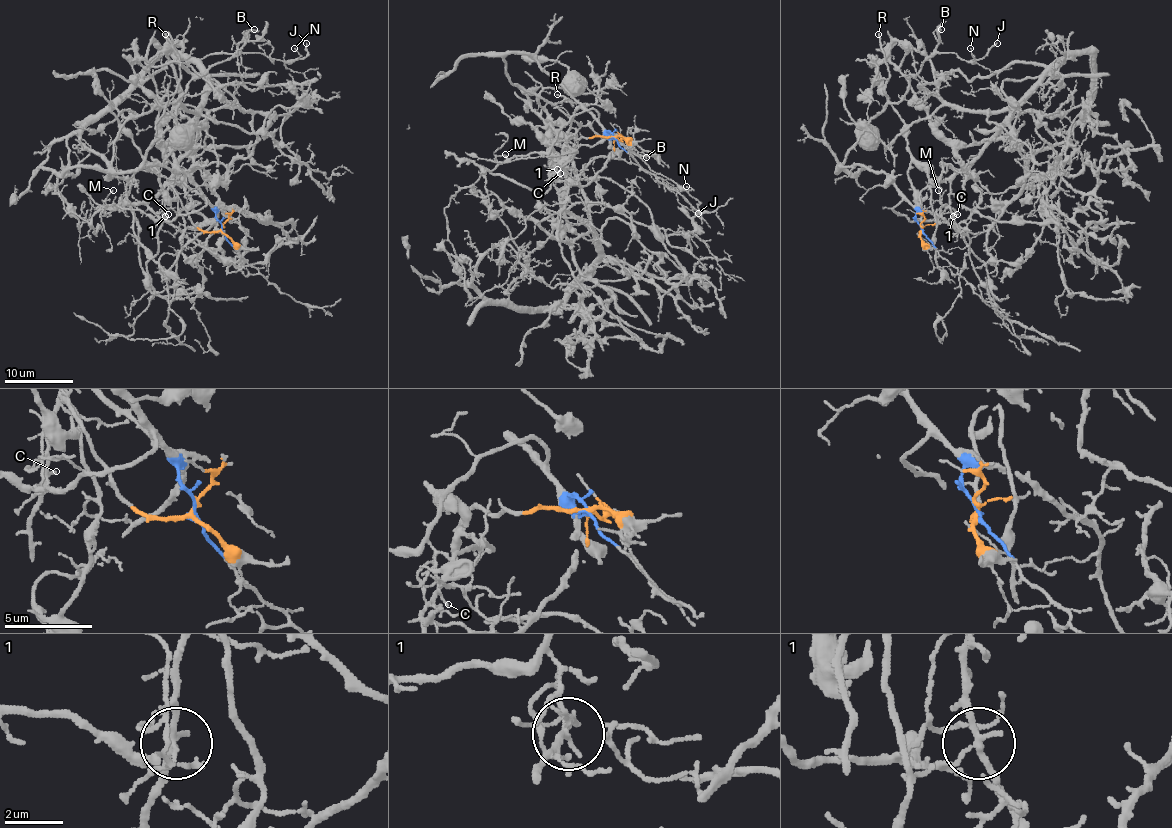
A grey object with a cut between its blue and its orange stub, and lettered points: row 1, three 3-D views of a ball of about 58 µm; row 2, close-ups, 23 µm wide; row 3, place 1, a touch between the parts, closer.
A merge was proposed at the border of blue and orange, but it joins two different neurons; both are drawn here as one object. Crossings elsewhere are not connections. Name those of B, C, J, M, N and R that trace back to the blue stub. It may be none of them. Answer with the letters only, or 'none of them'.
B, C, J, M, N, R

